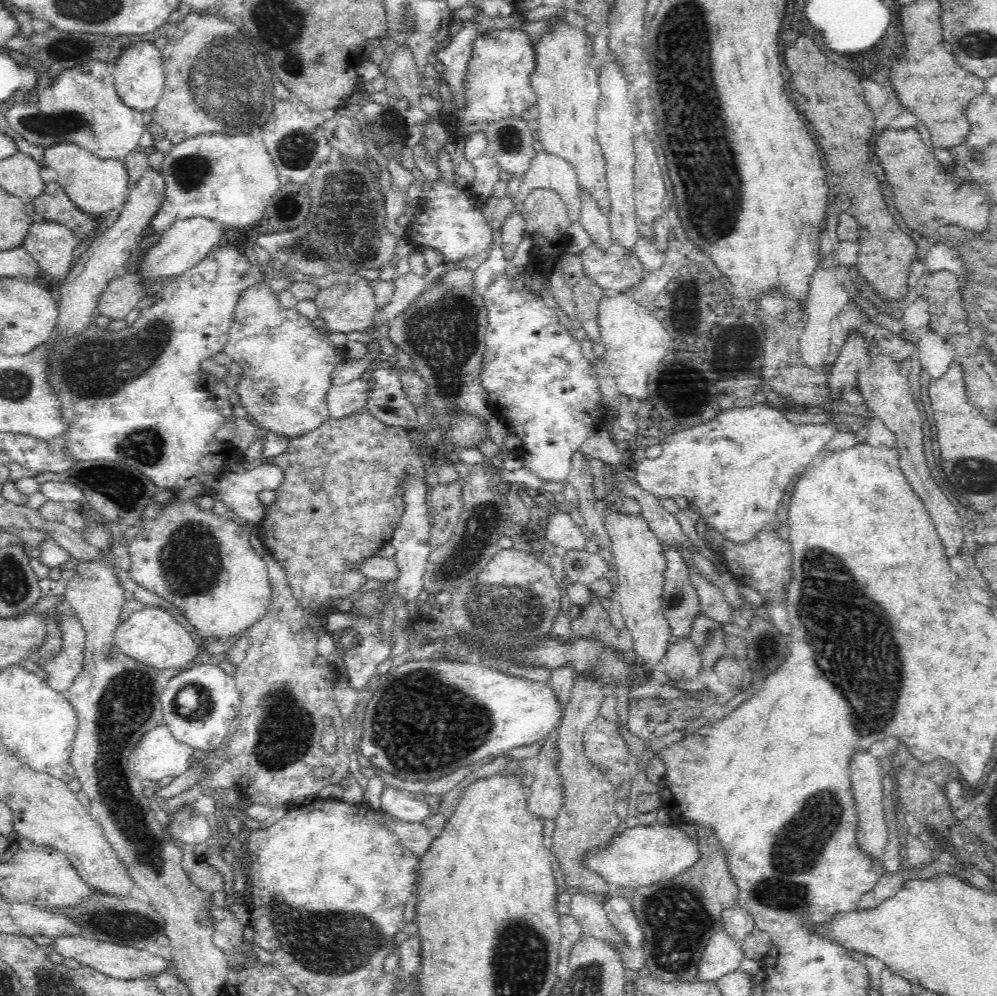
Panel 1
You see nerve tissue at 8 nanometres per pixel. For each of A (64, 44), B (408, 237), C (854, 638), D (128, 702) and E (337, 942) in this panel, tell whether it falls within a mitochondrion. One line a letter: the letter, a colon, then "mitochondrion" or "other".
A: mitochondrion
B: other
C: mitochondrion
D: mitochondrion
E: mitochondrion

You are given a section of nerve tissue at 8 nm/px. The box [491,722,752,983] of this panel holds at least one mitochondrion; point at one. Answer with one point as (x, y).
(678, 919)

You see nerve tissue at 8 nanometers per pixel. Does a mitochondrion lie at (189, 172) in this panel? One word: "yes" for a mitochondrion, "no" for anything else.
yes

